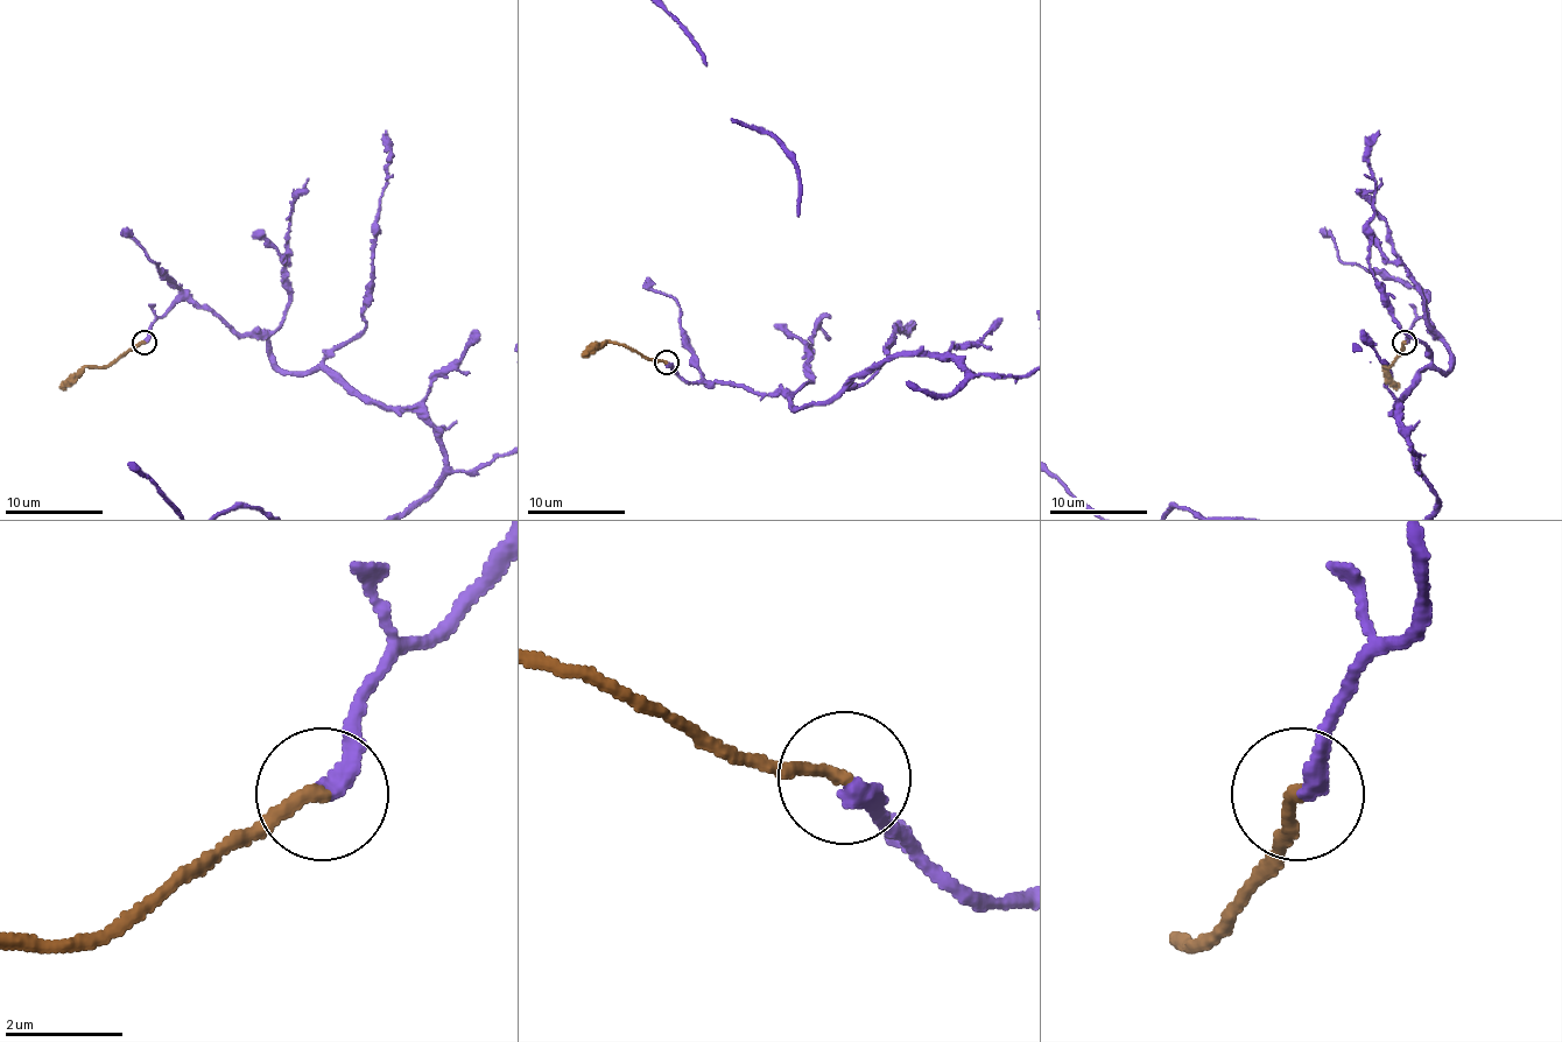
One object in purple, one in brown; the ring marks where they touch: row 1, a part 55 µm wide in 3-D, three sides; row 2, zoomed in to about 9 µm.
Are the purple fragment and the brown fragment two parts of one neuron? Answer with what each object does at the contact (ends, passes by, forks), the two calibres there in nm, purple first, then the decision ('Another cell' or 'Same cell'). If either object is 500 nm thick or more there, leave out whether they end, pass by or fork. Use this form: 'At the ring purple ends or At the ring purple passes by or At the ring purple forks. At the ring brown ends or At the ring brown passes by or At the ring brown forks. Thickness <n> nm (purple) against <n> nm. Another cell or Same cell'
At the ring purple ends. At the ring brown ends. Thickness 320 nm (purple) against 220 nm. Same cell

